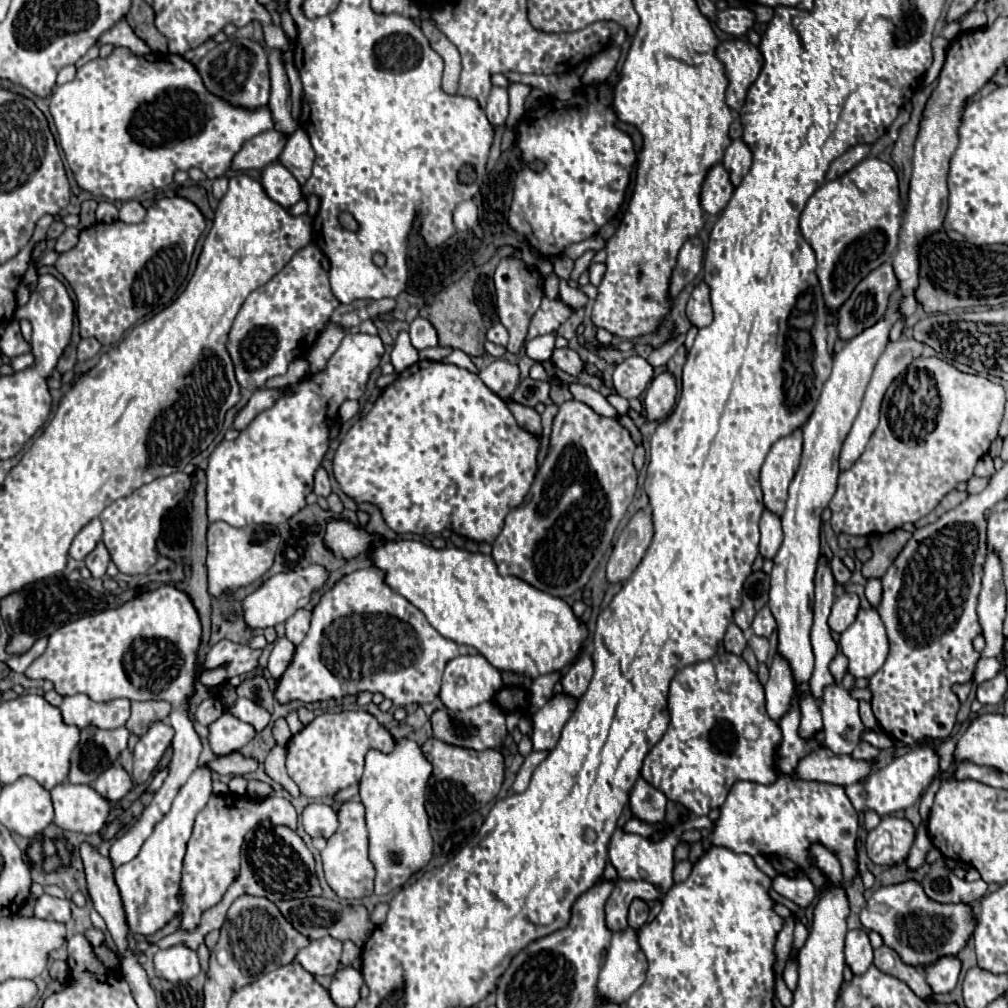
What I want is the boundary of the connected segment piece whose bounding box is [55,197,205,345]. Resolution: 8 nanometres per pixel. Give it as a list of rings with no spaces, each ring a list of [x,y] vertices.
[[[163,197],[147,209],[147,217],[137,225],[127,225],[123,221],[95,223],[81,231],[79,243],[61,253],[55,269],[69,281],[77,297],[77,319],[81,337],[95,337],[103,345],[113,345],[121,335],[139,319],[155,315],[165,309],[179,293],[185,283],[189,261],[199,235],[205,229],[205,219],[201,211],[183,197]]]

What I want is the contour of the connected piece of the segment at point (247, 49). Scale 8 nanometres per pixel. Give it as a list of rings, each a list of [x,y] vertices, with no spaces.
[[[227,39],[211,49],[199,63],[195,63],[207,91],[215,97],[249,111],[265,107],[269,103],[269,63],[265,49],[251,39]]]

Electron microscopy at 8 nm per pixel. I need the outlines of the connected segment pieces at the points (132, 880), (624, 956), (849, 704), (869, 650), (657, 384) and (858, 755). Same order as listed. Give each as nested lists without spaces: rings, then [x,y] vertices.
[[[199,765],[187,783],[179,789],[169,813],[155,825],[153,835],[143,843],[139,855],[115,869],[115,883],[121,891],[127,925],[131,933],[151,935],[161,929],[169,919],[179,913],[179,879],[181,879],[181,861],[185,855],[185,845],[191,837],[195,815],[205,807],[211,795],[211,769],[207,765]]]
[[[633,899],[633,903],[629,905],[627,929],[613,933],[613,939],[611,939],[611,945],[607,951],[607,959],[599,973],[599,983],[597,983],[597,995],[601,999],[613,1001],[613,1003],[623,1003],[633,995],[633,991],[637,991],[643,985],[647,963],[645,963],[645,953],[641,951],[641,947],[637,943],[637,935],[639,935],[639,929],[647,923],[647,919],[645,919],[647,913],[649,913],[649,905],[643,899]]]
[[[833,685],[825,687],[819,707],[823,715],[825,747],[837,755],[849,755],[859,745],[865,731],[857,701],[843,687]]]
[[[859,609],[857,619],[839,637],[841,653],[849,659],[849,673],[853,677],[871,677],[887,659],[889,643],[885,635],[885,625],[879,613],[869,609]]]
[[[661,373],[651,381],[643,397],[643,409],[647,421],[663,421],[675,405],[675,379],[669,373]]]
[[[863,741],[863,743],[851,753],[851,757],[853,757],[853,759],[873,759],[877,753],[879,753],[879,749],[875,749],[875,747],[871,747],[867,741]]]

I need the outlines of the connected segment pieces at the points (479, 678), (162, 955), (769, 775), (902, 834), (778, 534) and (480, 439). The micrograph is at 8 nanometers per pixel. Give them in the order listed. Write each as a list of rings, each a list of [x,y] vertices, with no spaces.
[[[465,655],[455,657],[447,663],[443,673],[443,685],[441,685],[441,701],[451,711],[465,711],[469,707],[475,707],[479,703],[491,701],[493,695],[503,687],[501,673],[483,657],[483,655]]]
[[[177,943],[169,949],[159,949],[155,953],[155,973],[167,981],[185,981],[199,975],[199,959],[197,951]]]
[[[725,653],[725,655],[715,655],[713,659],[709,661],[703,661],[703,663],[693,663],[685,669],[681,669],[673,681],[671,681],[671,689],[669,689],[669,729],[667,733],[663,735],[663,739],[647,753],[645,761],[643,761],[643,769],[641,769],[641,775],[651,783],[655,785],[657,789],[661,789],[667,799],[671,801],[677,801],[681,805],[685,805],[691,813],[695,815],[709,815],[713,809],[719,809],[725,801],[725,797],[729,795],[731,787],[737,783],[737,781],[751,781],[751,783],[761,783],[761,785],[771,785],[775,783],[781,773],[779,773],[779,767],[777,767],[777,747],[781,745],[781,727],[777,721],[769,719],[767,713],[765,713],[765,693],[763,693],[763,685],[759,683],[757,675],[749,669],[749,665],[743,661],[743,657],[739,655],[733,655],[733,653]]]
[[[883,817],[879,823],[879,829],[887,831],[891,835],[891,847],[885,847],[881,853],[873,853],[873,841],[877,837],[877,829],[869,833],[867,837],[867,853],[869,857],[879,863],[879,865],[895,865],[903,863],[909,855],[909,849],[913,845],[915,829],[907,819],[897,819],[897,817]]]
[[[769,509],[763,511],[761,521],[761,543],[759,543],[759,553],[763,557],[775,557],[777,549],[781,547],[783,541],[783,531],[781,531],[781,519],[777,513],[771,513]]]
[[[419,361],[419,363],[411,365],[409,369],[405,369],[403,373],[399,373],[397,379],[389,387],[383,389],[383,393],[375,401],[373,409],[349,429],[349,433],[345,435],[345,439],[339,443],[339,447],[335,451],[333,473],[341,485],[341,489],[351,499],[355,499],[357,503],[375,503],[381,509],[385,523],[397,535],[403,535],[403,533],[425,535],[425,533],[441,533],[443,529],[451,529],[467,539],[477,541],[477,543],[481,543],[481,541],[493,543],[497,539],[497,535],[501,533],[505,515],[523,501],[523,497],[527,495],[527,491],[535,479],[539,447],[541,447],[541,437],[521,429],[517,425],[515,417],[511,415],[511,411],[507,409],[505,401],[499,395],[495,395],[493,391],[489,391],[489,387],[485,387],[485,383],[475,373],[461,369],[457,365],[451,365],[451,363],[443,363],[443,361]]]

